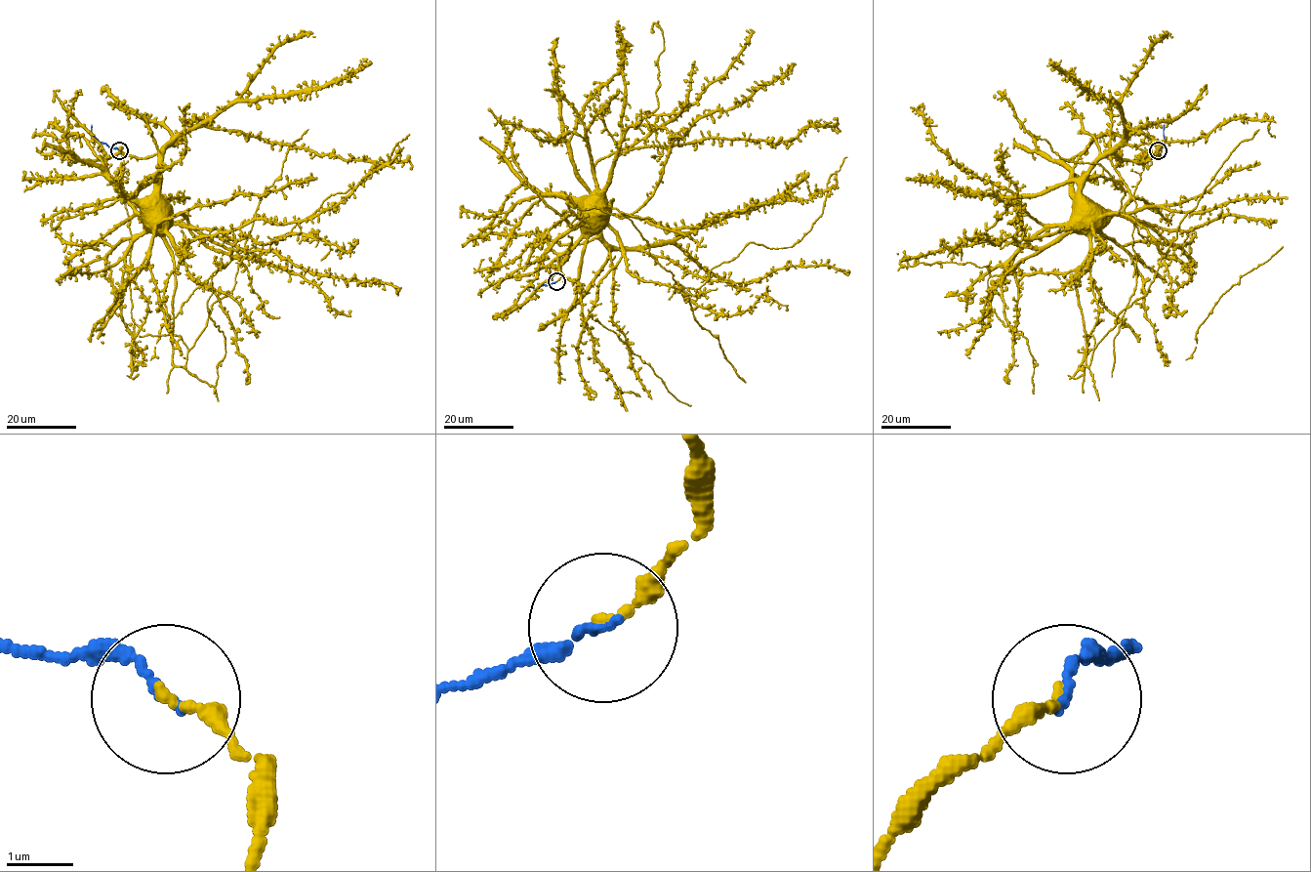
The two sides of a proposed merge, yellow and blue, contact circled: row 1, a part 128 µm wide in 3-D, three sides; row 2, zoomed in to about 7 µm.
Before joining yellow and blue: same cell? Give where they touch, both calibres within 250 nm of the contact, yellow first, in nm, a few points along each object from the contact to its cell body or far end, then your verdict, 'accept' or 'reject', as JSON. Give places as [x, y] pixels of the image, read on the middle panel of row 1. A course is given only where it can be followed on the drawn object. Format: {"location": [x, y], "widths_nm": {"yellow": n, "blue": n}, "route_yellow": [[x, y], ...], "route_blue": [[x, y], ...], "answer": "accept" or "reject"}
{"location": [556, 281], "widths_nm": {"yellow": 180, "blue": 130}, "route_yellow": [[556, 280], [561, 275], [560, 256], [582, 234], [582, 206], [593, 199]], "route_blue": [[556, 281], [535, 288], [529, 287]], "answer": "accept"}

